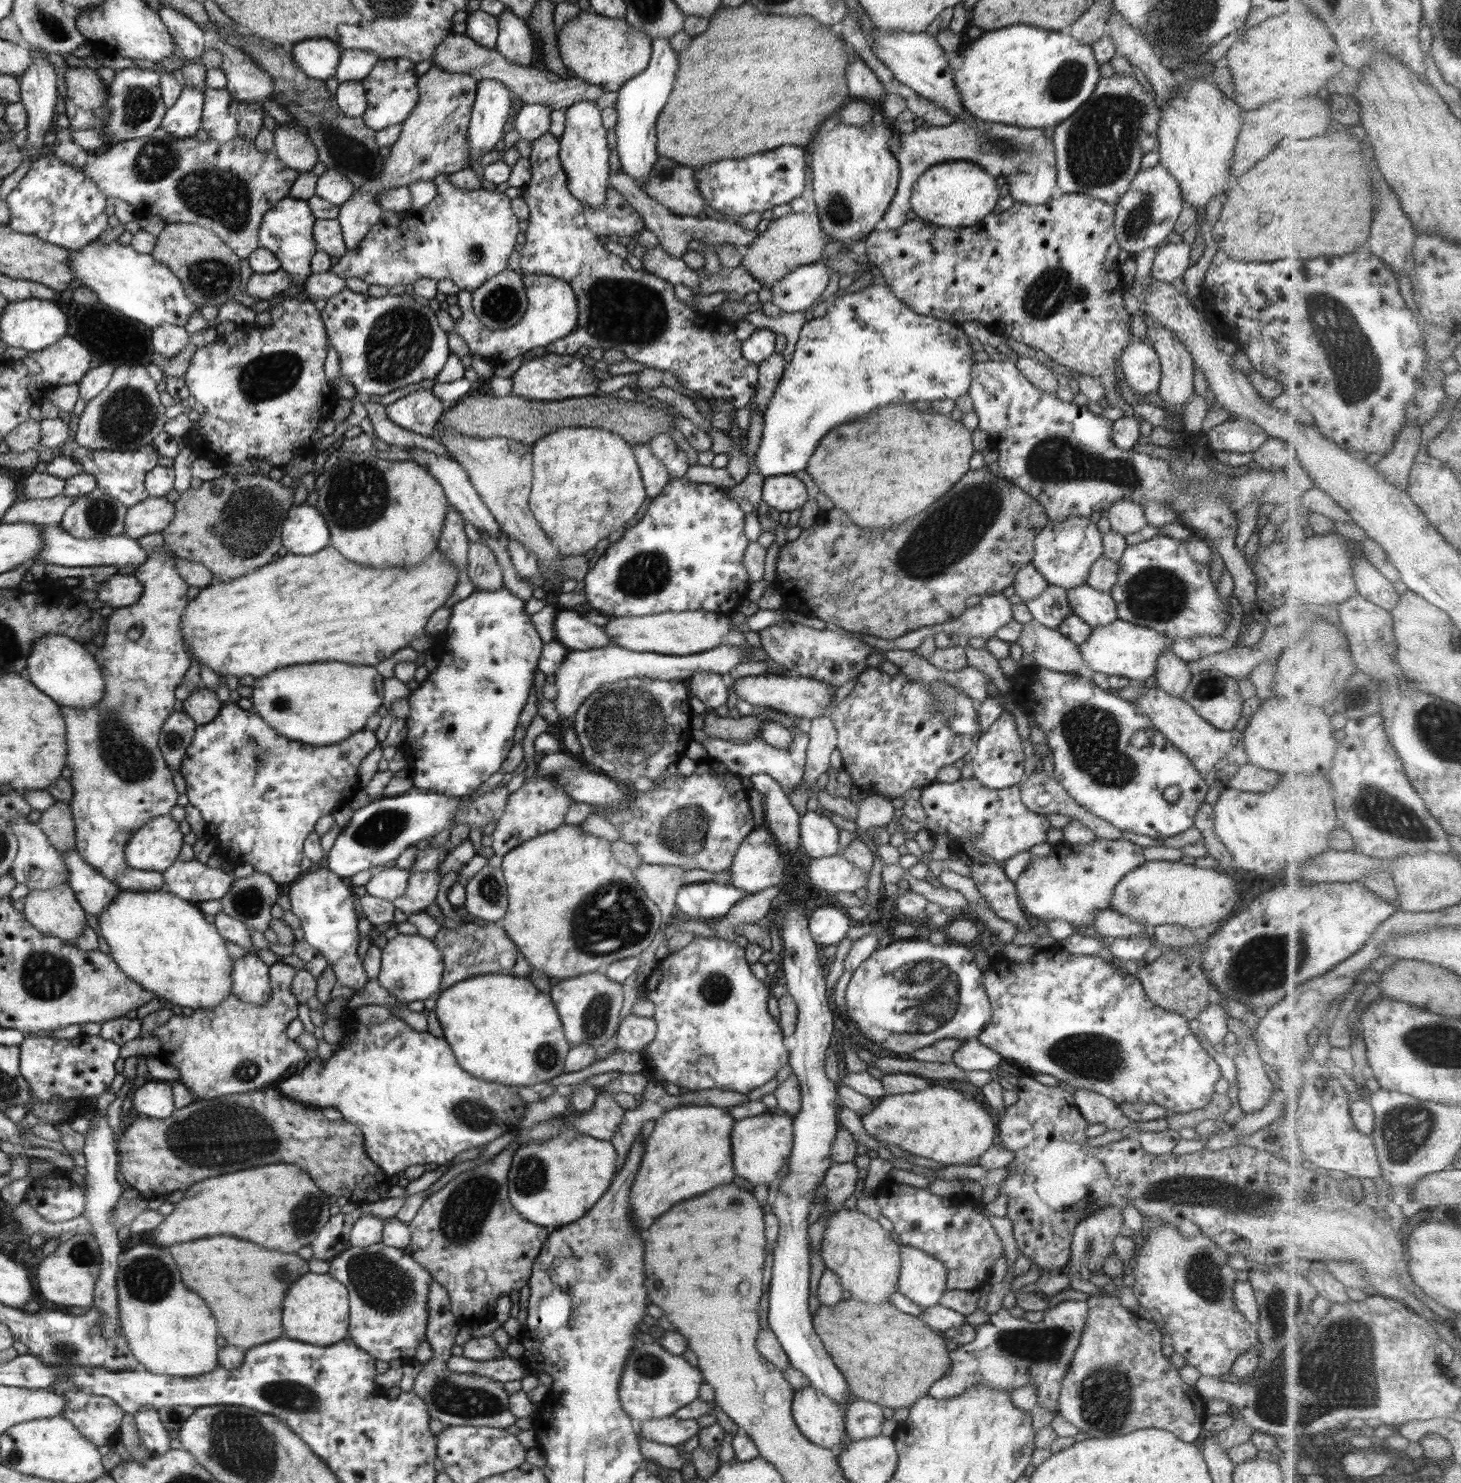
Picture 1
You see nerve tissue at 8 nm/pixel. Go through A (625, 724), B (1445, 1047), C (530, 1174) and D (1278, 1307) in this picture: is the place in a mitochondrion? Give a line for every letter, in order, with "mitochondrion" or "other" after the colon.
A: mitochondrion
B: mitochondrion
C: mitochondrion
D: mitochondrion

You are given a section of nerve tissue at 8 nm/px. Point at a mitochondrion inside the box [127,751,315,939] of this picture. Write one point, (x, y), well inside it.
(247, 900)

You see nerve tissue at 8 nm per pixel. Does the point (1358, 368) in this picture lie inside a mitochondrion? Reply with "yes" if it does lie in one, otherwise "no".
yes

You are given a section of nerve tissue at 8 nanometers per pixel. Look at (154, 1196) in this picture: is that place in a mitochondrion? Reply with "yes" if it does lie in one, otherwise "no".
no

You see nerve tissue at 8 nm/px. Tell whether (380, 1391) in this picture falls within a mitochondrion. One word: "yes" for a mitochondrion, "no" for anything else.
no

